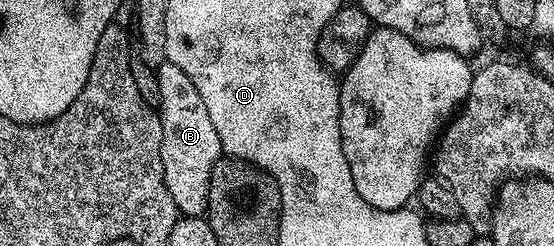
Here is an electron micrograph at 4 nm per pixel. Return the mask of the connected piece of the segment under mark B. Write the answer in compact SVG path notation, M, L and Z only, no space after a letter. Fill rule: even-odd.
M168 62L163 63L157 68L157 75L160 99L157 110L163 134L161 165L165 173L165 185L180 216L202 216L207 210L213 165L223 155L221 137L217 137L217 128L209 117L209 109L205 109L205 101L201 101L201 93L197 93L197 85L193 85L193 81L185 77L180 67Z

